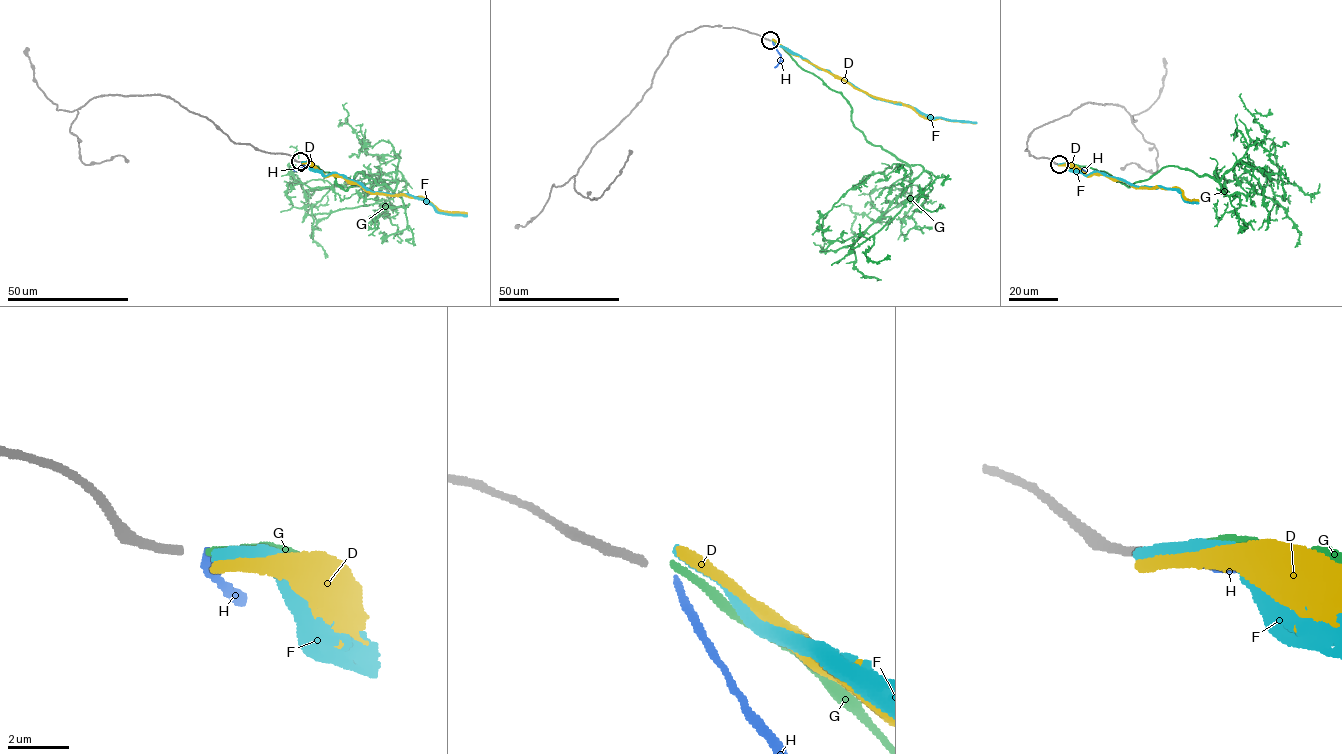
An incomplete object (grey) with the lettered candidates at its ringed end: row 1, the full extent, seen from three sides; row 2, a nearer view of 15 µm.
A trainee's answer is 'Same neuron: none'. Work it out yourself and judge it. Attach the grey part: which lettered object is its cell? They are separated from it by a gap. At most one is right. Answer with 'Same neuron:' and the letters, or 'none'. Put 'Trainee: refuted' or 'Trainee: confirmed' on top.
Trainee: refuted
Same neuron: G

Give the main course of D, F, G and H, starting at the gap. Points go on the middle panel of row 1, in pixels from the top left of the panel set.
D: (772, 40), (868, 94), (900, 102), (929, 118), (976, 123)
F: (772, 40), (874, 98), (908, 104), (932, 117), (976, 123)
G: (772, 40), (840, 92), (865, 139), (911, 171), (908, 187), (852, 244), (823, 252), (813, 242)
H: (772, 41), (781, 56), (774, 67)

